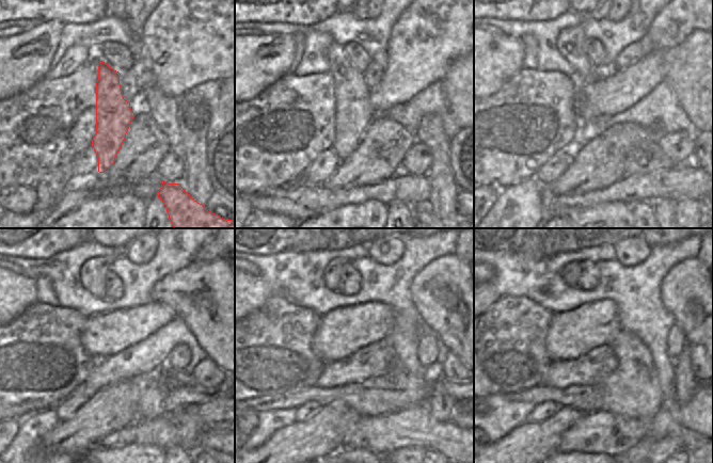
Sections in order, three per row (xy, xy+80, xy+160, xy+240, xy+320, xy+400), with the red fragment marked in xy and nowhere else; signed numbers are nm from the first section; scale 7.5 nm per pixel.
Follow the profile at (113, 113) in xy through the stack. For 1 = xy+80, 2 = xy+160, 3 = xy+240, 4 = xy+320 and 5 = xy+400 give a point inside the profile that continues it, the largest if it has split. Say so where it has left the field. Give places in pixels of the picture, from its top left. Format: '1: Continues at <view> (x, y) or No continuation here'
1: Continues at xy+80 (353, 113)
2: Continues at xy+160 (571, 41)
3: Continues at xy+240 (93, 273)
4: Continues at xy+320 (332, 274)
5: Continues at xy+400 (569, 273)

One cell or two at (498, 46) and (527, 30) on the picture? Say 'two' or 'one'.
two

